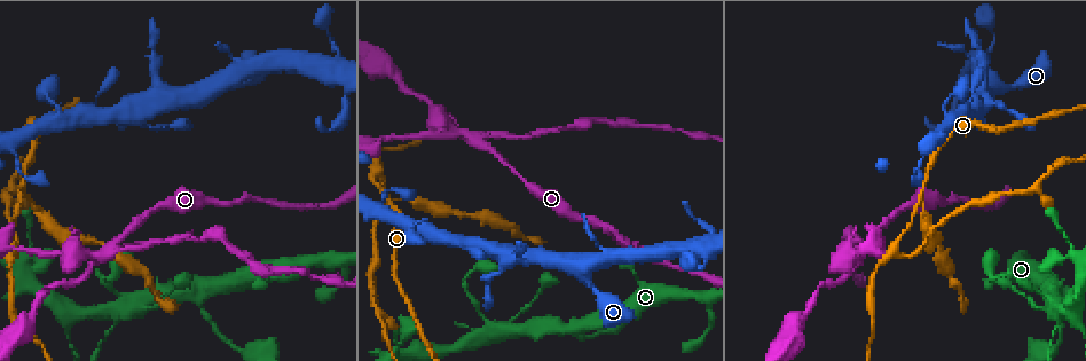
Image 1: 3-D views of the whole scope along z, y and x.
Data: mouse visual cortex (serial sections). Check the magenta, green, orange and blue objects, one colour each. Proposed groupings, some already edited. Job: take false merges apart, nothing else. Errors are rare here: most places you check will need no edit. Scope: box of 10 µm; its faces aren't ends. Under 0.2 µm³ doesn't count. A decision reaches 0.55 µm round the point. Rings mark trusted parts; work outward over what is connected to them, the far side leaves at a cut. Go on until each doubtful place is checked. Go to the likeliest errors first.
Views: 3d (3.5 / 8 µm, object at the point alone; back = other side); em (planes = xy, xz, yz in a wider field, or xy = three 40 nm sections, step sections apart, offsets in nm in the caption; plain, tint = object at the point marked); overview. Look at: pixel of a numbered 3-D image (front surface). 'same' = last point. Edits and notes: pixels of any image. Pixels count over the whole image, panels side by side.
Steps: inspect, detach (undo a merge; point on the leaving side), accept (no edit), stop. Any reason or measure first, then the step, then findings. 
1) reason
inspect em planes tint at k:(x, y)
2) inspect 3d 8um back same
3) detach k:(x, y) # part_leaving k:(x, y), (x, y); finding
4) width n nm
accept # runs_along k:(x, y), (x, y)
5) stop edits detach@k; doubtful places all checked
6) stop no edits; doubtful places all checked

four or more arms meet
inspect 3d 3.5um at 1:(476, 141)

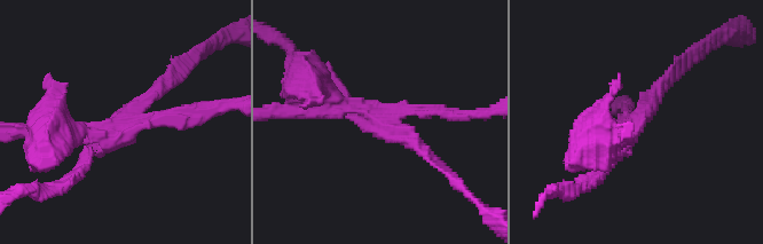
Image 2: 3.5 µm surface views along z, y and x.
arms 4; arm_widths 150, 150, 200, 200 nm
inspect em xy step 5 tint at 2:(385, 120)

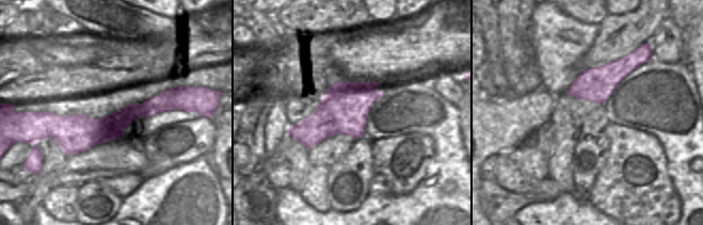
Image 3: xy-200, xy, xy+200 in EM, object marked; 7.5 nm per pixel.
inspect em xy step 1 tint same

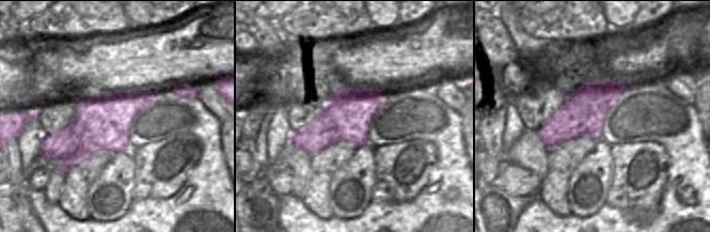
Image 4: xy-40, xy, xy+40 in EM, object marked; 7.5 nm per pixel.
detach 2:(67, 135) # a second cell is stuck on

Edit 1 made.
see it whole again
inspect overview

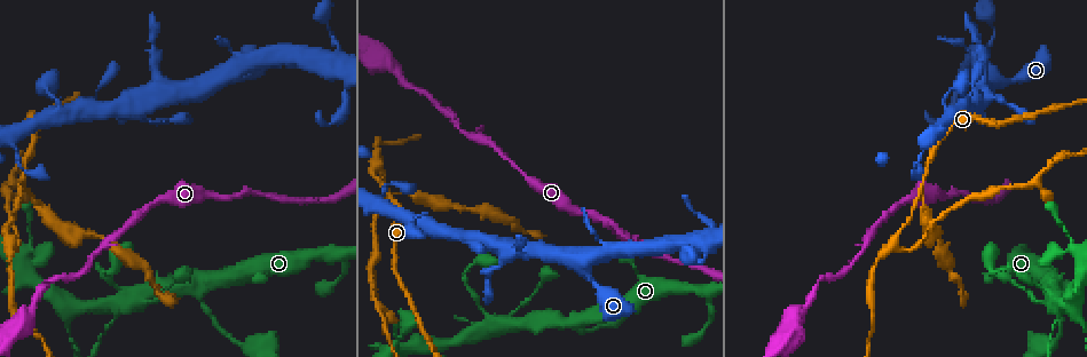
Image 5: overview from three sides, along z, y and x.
arms part here
inspect 3d 8um at 5:(923, 186)

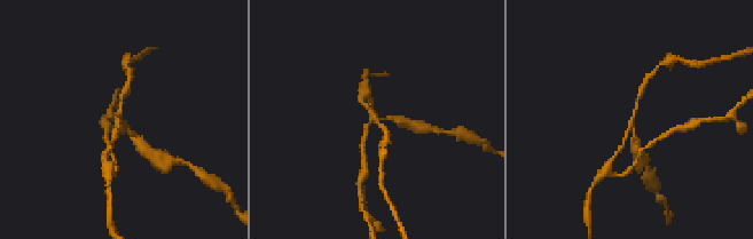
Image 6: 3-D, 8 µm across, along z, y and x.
zoom in
inspect 3d 3.5um back same

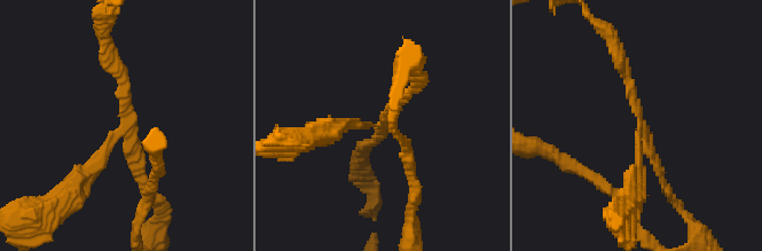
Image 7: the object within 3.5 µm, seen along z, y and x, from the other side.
now the EM
inspect em planes tint at 7:(131, 127)

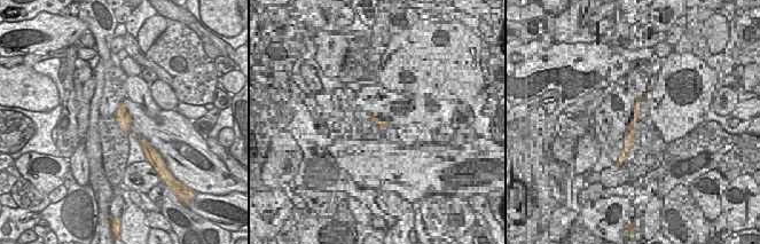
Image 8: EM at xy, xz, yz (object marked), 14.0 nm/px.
detach 7:(93, 164) # part_leaving 7:(119, 136), (55, 208), (38, 214); two cells meet here

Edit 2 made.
redraw
inspect overview

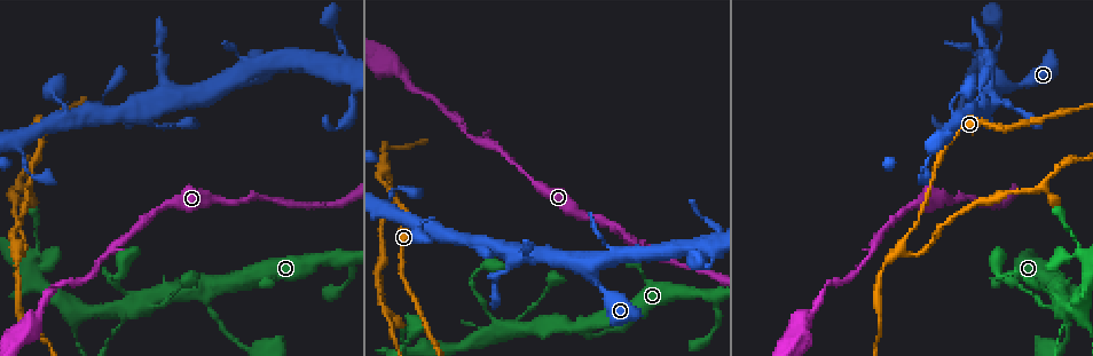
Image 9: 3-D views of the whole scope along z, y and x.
abrupt turn
inspect 3d 3.5um at 9:(900, 251)

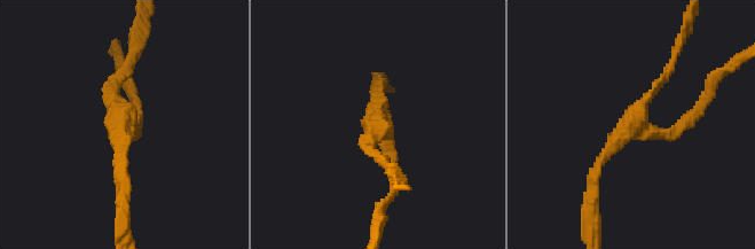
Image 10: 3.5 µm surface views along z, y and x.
inspect em xy step 1 tint at 10:(128, 126)

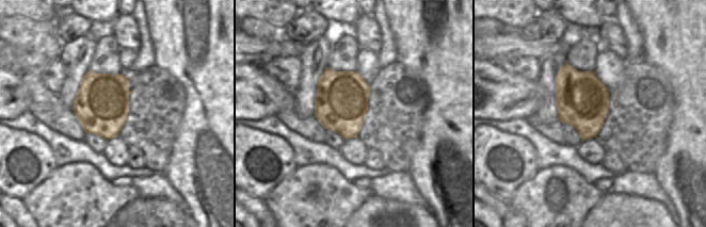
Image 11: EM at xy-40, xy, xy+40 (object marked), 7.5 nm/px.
accept # runs_along 10:(130, 65), (136, 108); one cell here

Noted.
stop edits detach@2, detach@7; doubtful places all checked

